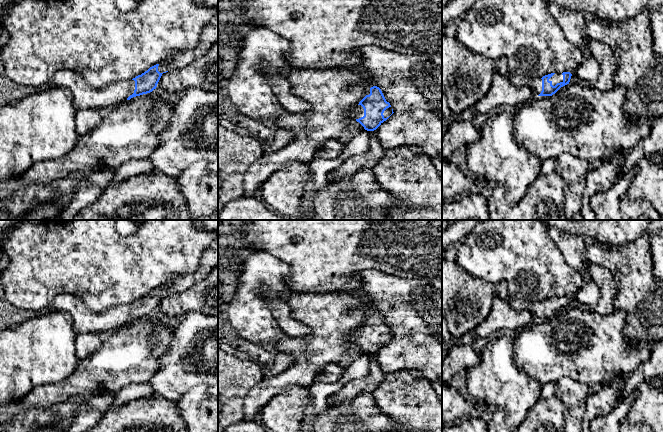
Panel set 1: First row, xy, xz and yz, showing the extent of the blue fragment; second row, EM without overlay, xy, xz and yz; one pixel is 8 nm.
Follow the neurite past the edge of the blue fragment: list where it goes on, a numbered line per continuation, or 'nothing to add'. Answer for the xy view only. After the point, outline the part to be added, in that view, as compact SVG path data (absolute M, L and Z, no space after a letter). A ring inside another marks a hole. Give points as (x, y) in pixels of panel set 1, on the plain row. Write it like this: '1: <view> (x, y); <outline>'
1: xy (209, 261); M218 236L217 239L210 245L209 249L202 255L200 264L193 273L175 277L171 282L159 288L158 295L163 297L170 294L185 292L199 281L204 280L217 266Z
2: xy (86, 320); M60 294L49 305L49 311L65 311L75 323L76 334L115 331L132 319L135 305L120 305L103 312L88 308L78 297Z

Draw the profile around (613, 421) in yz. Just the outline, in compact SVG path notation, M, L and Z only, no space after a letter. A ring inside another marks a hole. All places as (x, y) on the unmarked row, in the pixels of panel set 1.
M637 389L627 398L617 401L607 414L595 417L590 424L591 432L654 432L646 424L631 425L624 422L636 397Z

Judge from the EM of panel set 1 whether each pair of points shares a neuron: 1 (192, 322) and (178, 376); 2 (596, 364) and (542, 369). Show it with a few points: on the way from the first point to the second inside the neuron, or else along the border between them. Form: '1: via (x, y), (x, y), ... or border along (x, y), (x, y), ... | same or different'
1: via (192, 335), (177, 356), (178, 363) | same
2: via (583, 364), (555, 364) | same

